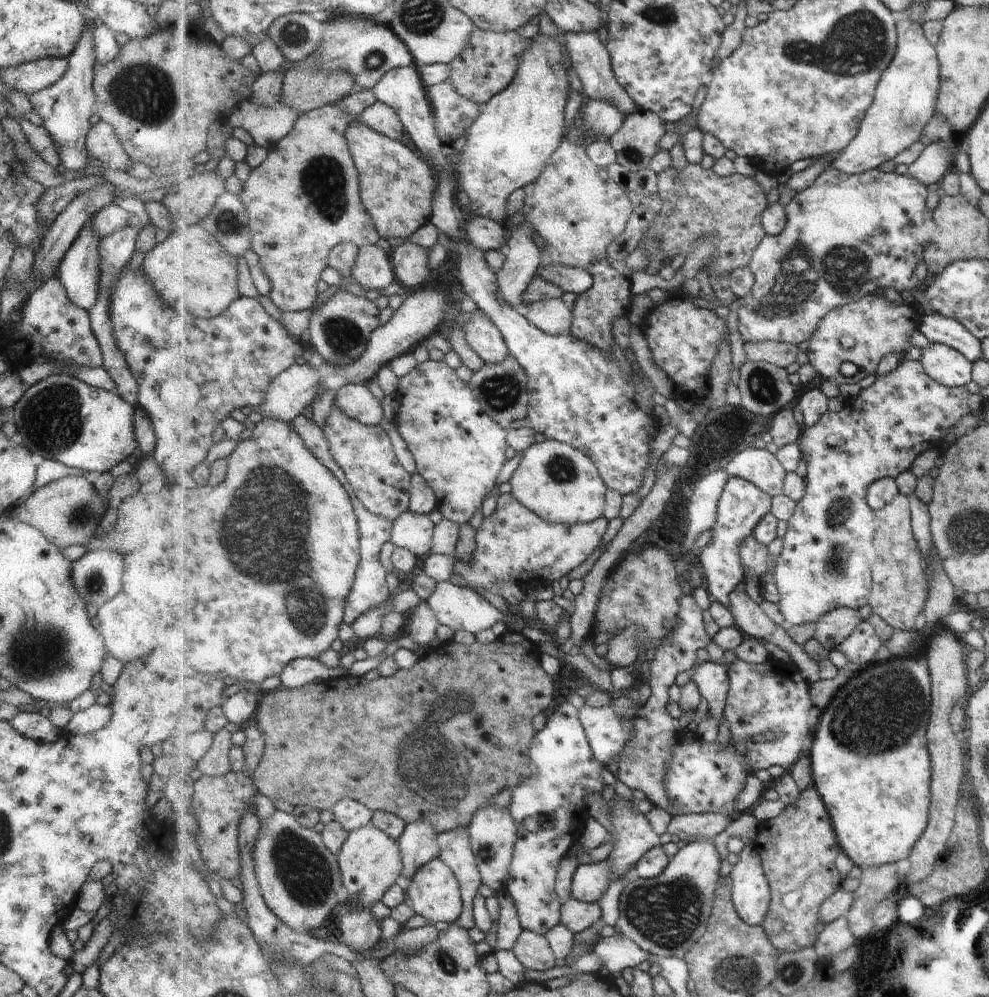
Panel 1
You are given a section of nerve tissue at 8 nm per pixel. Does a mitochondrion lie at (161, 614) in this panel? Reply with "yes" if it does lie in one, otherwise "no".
no

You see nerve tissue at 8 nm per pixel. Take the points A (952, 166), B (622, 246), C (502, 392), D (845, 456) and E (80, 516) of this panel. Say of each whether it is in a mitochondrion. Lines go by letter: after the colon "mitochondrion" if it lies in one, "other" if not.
A: other
B: other
C: mitochondrion
D: other
E: mitochondrion

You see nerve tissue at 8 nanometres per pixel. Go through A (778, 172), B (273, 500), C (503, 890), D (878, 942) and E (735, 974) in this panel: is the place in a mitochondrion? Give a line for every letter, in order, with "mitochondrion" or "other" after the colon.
A: other
B: mitochondrion
C: other
D: other
E: mitochondrion

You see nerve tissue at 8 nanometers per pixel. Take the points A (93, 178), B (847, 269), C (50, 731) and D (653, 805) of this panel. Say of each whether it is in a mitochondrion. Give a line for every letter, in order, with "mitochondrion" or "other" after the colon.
A: other
B: mitochondrion
C: other
D: other

